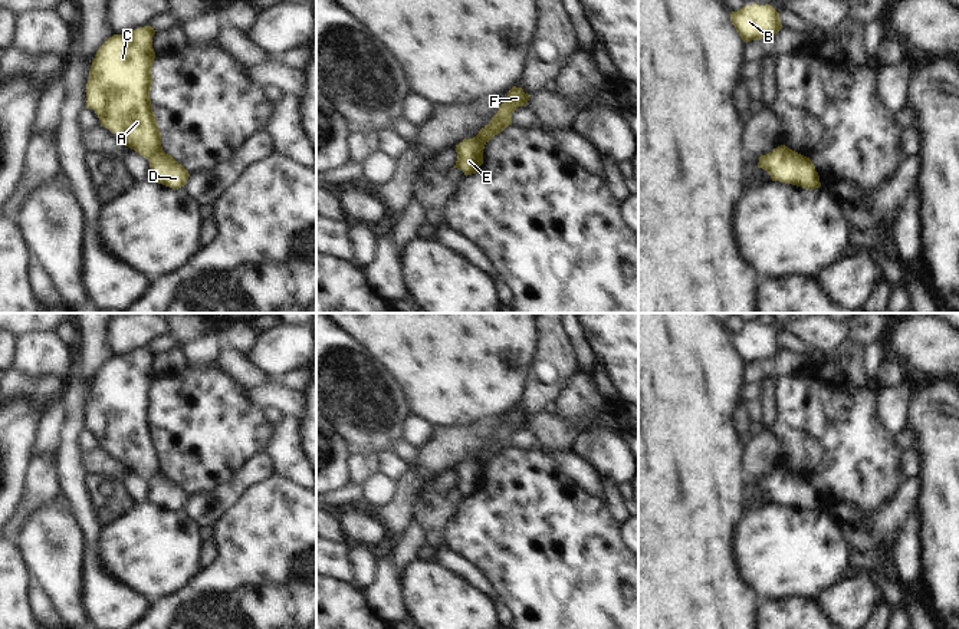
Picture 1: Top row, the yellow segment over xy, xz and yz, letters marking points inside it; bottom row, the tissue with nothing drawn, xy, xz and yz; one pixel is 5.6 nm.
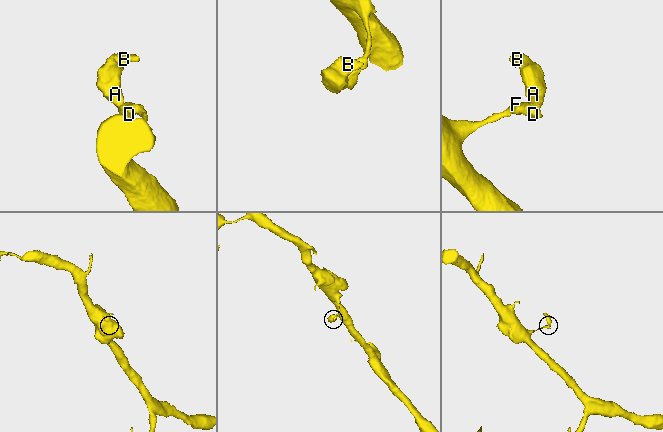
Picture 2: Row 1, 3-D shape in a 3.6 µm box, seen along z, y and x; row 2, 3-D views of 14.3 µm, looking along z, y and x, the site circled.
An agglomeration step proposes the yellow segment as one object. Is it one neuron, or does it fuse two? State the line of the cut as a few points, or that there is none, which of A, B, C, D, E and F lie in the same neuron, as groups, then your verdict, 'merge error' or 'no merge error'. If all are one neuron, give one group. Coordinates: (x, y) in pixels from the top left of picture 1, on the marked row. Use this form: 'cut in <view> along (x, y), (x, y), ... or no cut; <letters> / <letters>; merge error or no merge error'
cut in xy along (161, 150), (148, 160); A B C E / D F; merge error

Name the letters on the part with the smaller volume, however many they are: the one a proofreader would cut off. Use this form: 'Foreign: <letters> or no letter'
Foreign: A, B, C, E

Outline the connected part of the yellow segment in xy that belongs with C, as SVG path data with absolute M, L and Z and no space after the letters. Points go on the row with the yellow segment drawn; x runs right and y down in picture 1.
M145 26L109 37L96 52L86 83L86 109L93 109L101 126L147 159L162 151L150 99L154 34Z

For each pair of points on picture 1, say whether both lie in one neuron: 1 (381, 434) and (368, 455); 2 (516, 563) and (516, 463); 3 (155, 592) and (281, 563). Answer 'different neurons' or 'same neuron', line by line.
1: different neurons
2: same neuron
3: different neurons

